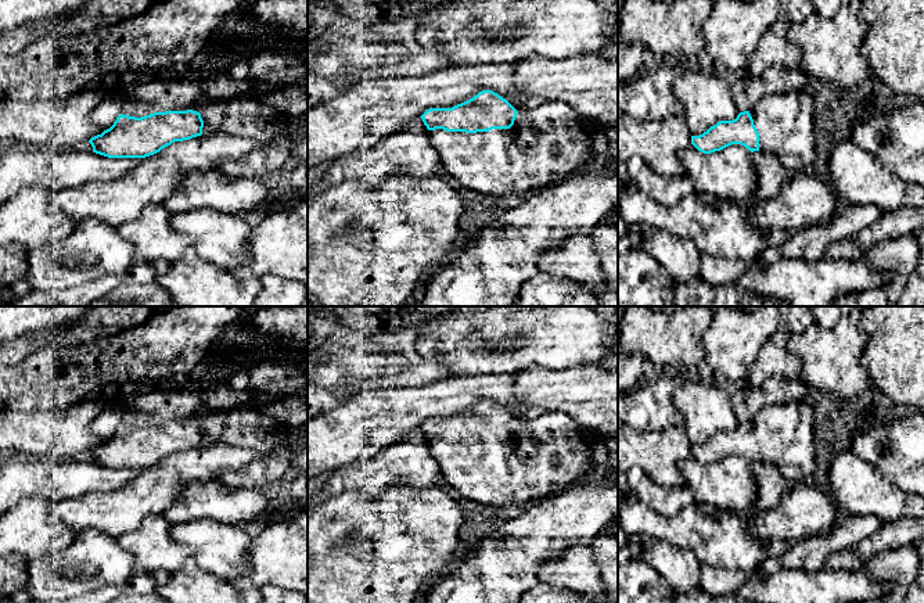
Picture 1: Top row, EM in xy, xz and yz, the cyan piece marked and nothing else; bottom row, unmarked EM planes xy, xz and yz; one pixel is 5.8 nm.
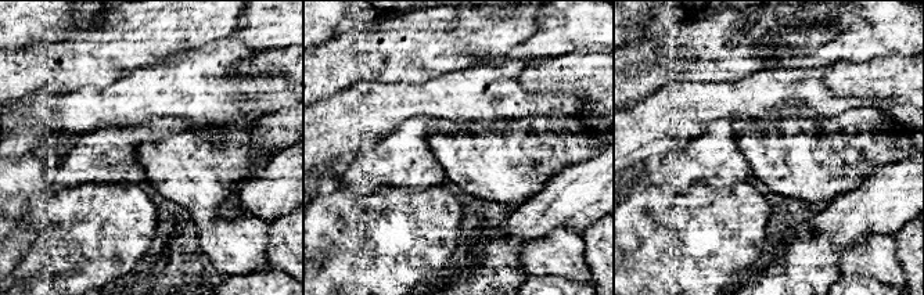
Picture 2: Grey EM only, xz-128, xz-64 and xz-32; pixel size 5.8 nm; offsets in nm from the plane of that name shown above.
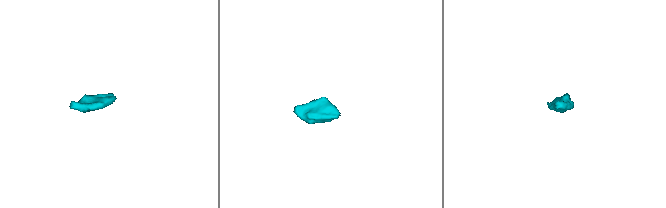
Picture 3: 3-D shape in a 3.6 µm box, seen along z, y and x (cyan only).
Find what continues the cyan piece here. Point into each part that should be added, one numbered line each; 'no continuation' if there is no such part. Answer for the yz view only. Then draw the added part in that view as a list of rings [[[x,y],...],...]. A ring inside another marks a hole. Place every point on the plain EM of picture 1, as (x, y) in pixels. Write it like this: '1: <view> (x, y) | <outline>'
1: yz (784, 431) | [[[799,402],[766,405],[749,421],[759,444],[759,462],[772,463],[790,482],[815,473],[813,406]]]

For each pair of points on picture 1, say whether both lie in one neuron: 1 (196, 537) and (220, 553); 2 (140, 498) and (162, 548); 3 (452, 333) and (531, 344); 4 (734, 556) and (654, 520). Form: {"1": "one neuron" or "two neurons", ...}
{"1": "one neuron", "2": "two neurons", "3": "one neuron", "4": "one neuron"}

